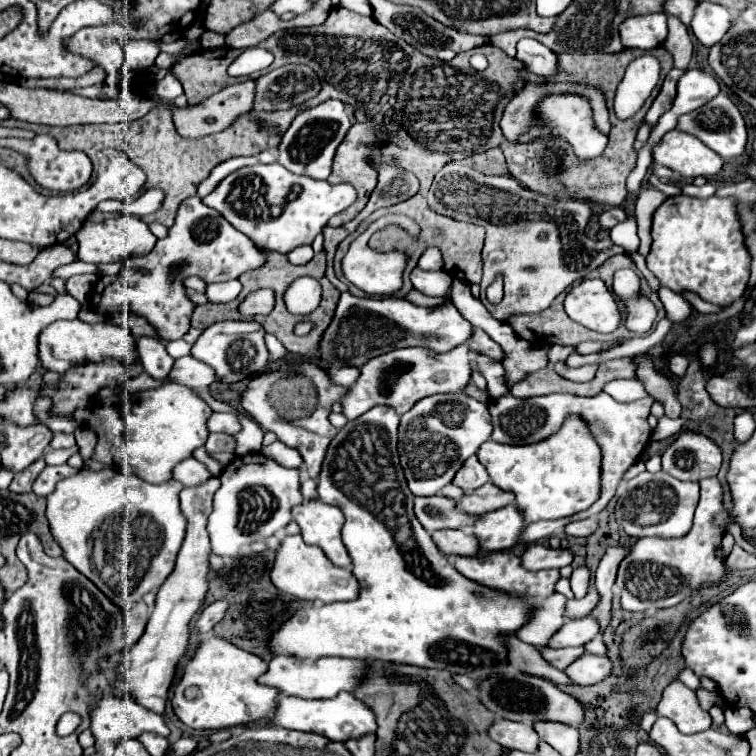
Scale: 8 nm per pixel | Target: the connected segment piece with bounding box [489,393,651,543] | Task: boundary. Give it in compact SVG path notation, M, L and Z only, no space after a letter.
M507 393L499 399L493 399L489 403L489 411L493 417L491 439L497 443L509 443L509 445L539 443L539 441L551 437L555 431L559 431L559 427L563 425L563 421L567 417L577 415L579 419L583 419L587 423L593 439L601 447L603 459L601 459L601 495L599 495L599 499L587 511L575 513L571 517L563 517L563 519L555 519L555 521L537 521L537 523L527 525L525 533L521 535L521 541L527 541L527 543L543 539L543 537L551 537L551 535L561 535L561 531L567 523L587 519L587 517L593 517L599 511L603 511L605 505L615 495L617 483L621 481L623 473L641 457L641 453L645 451L645 447L651 439L651 427L647 423L647 417L651 413L651 397L645 397L645 399L639 399L633 403L619 403L607 393L599 393L593 397L551 393L551 395L539 397L539 399L515 399L511 393Z

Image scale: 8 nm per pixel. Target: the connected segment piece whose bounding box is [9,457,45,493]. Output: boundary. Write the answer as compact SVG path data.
M39 457L39 459L37 459L35 463L31 463L27 469L15 473L9 489L11 489L13 493L29 493L33 481L37 479L37 475L39 475L43 469L45 469L45 459Z

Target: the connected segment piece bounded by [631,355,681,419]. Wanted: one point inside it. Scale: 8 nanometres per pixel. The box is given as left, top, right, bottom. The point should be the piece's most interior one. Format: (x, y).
(656, 384)

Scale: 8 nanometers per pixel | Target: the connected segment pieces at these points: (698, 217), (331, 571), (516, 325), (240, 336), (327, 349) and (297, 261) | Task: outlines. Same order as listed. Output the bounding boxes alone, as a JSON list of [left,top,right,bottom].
[[645,197,751,305],[271,535,359,603],[507,289,633,345],[191,321,269,383],[321,293,473,365],[287,245,313,265]]

